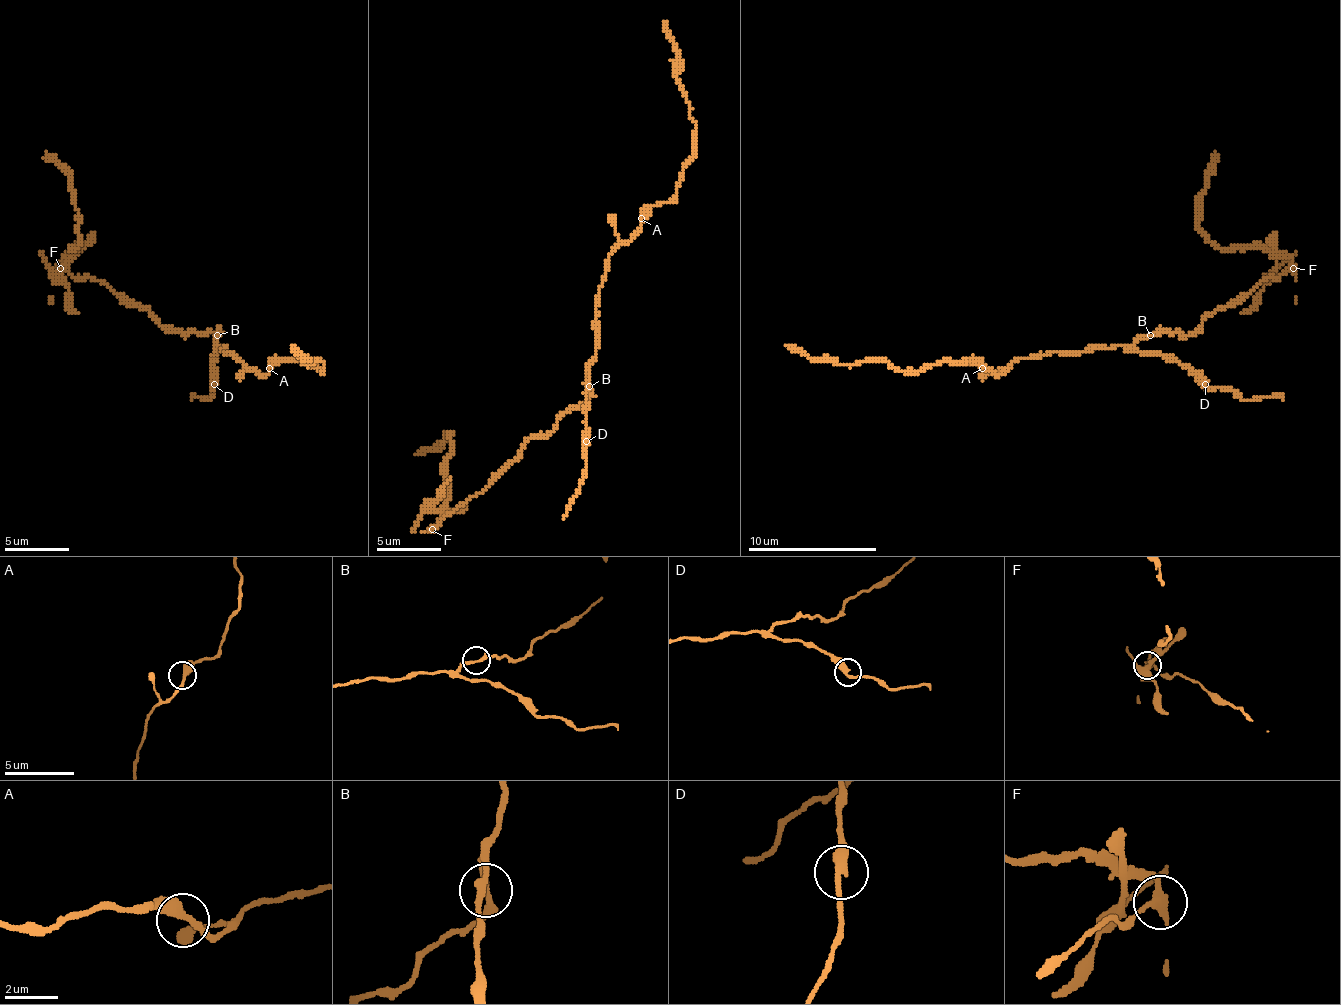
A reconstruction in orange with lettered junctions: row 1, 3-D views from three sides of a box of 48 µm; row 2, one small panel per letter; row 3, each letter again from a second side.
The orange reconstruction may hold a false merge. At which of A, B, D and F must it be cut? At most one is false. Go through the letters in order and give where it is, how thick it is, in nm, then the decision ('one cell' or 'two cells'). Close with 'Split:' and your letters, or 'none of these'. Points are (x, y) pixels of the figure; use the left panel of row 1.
A: at (269, 368); 360 nm thick; one cell
B: at (217, 335); 240 nm thick; one cell
D: at (214, 384); 320 nm thick; one cell
F: at (60, 268); 280 nm thick; two cells
Split: F

